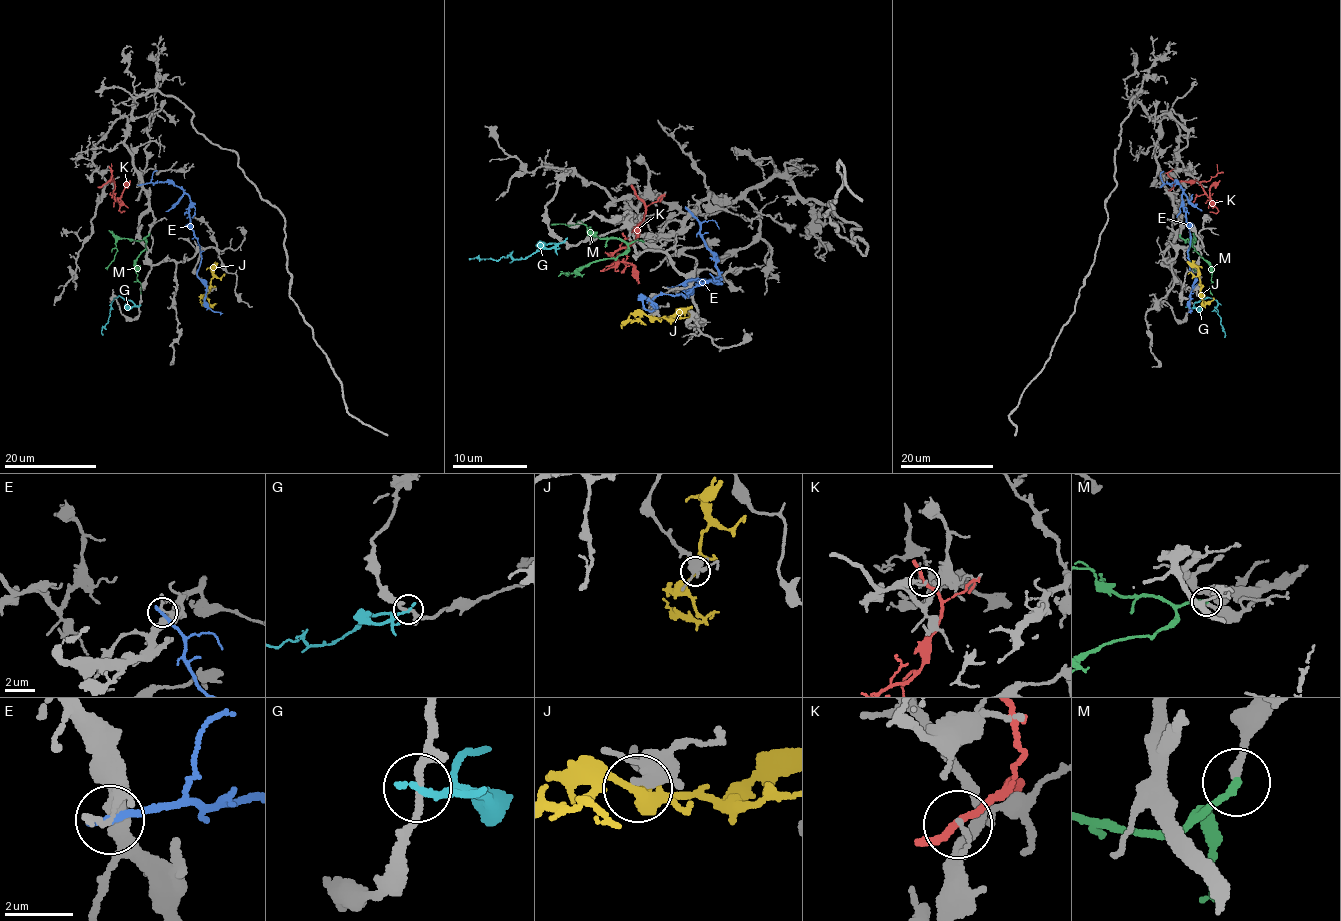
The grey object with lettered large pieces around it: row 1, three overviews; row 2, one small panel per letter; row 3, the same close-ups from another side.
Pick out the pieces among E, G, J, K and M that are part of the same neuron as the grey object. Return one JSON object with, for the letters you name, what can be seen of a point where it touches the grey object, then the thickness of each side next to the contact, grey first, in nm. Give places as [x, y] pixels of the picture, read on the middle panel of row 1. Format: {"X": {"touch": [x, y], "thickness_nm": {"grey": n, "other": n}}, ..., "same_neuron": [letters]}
{"M": {"touch": [643, 241], "thickness_nm": {"grey": 240, "other": 200}}, "same_neuron": ["M"]}

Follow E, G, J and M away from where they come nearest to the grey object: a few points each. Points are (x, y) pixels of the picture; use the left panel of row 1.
E: (141, 185), (171, 182), (189, 197), (190, 228), (201, 256), (197, 276), (206, 288), (206, 305), (222, 313)
G: (139, 305), (119, 296), (114, 298), (109, 320), (102, 329), (103, 334)
J: (209, 291), (217, 263)
M: (149, 234), (143, 238), (145, 246), (136, 263), (141, 294)

